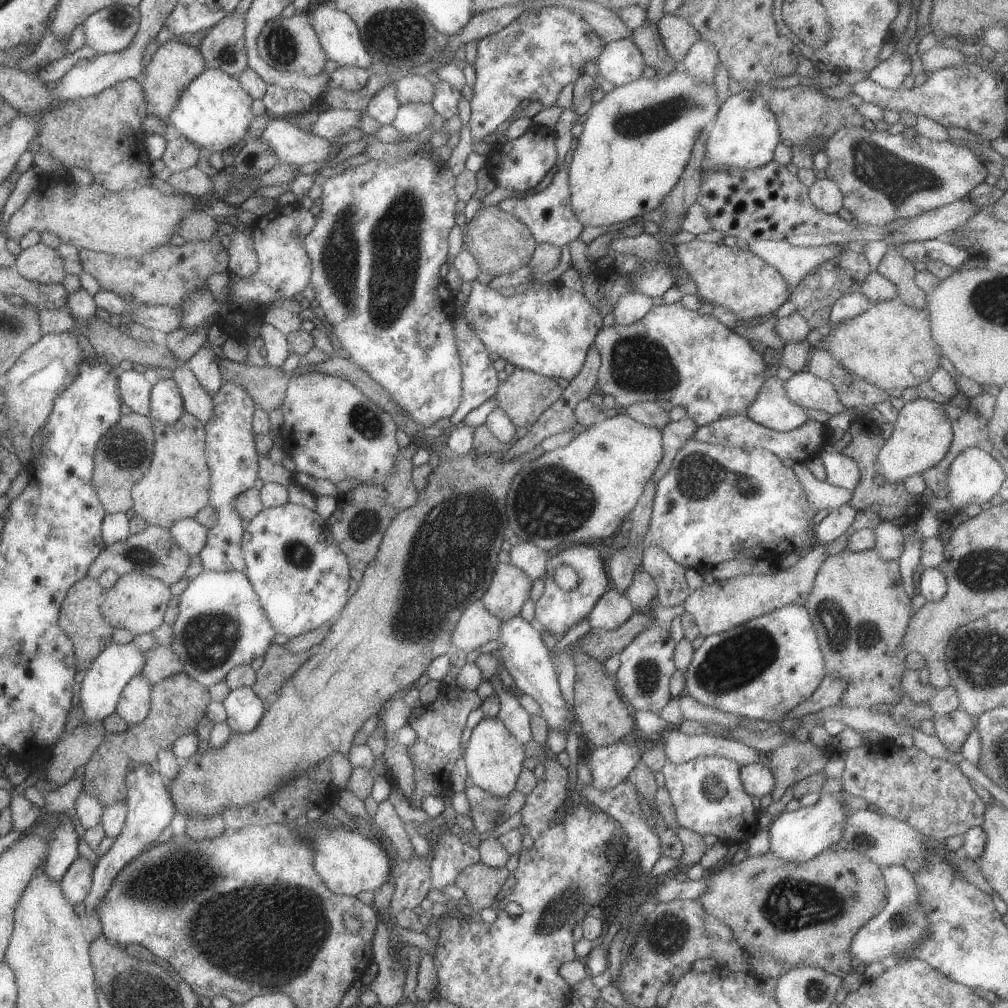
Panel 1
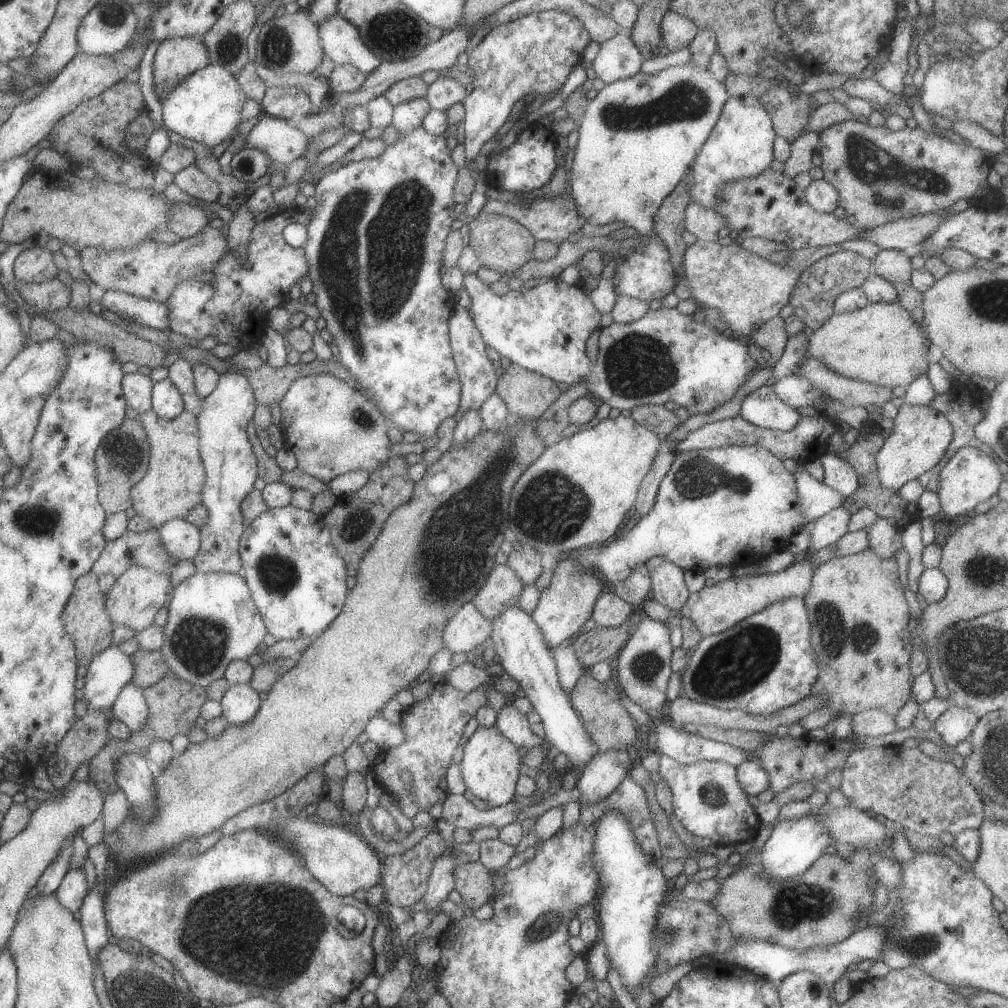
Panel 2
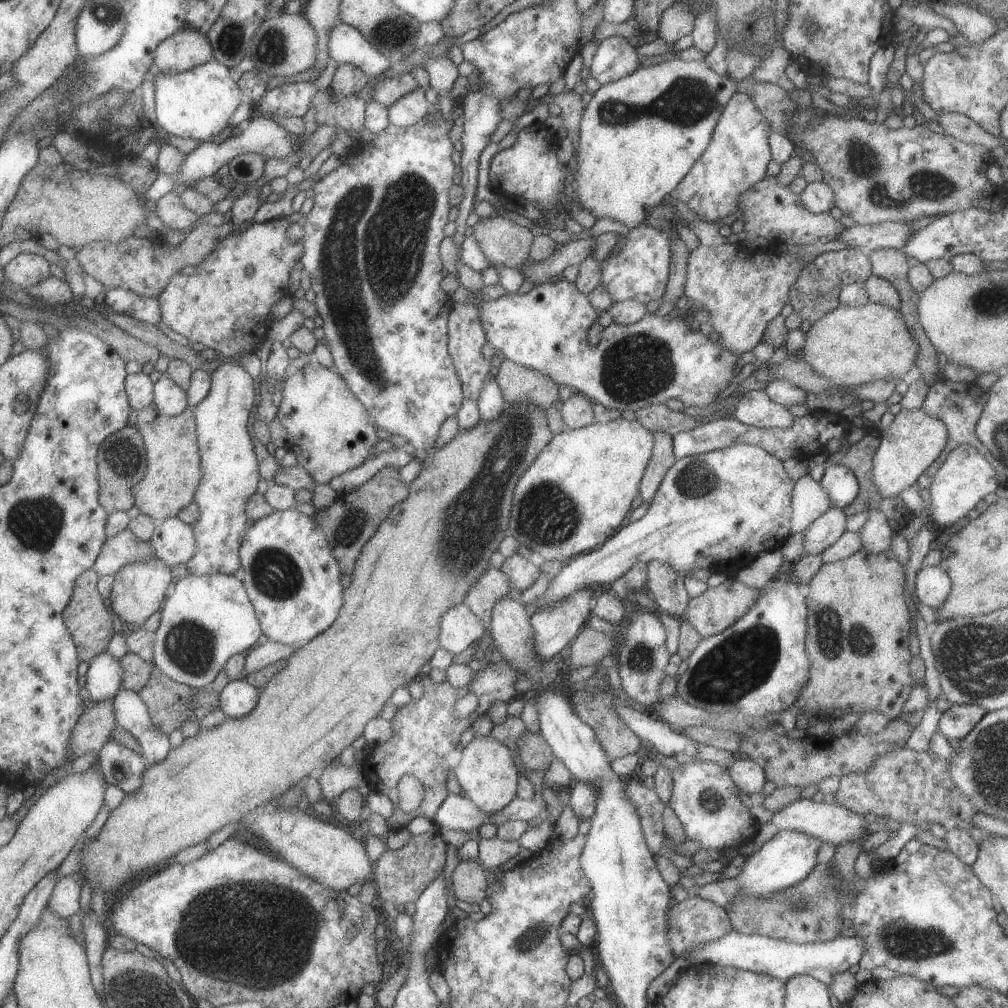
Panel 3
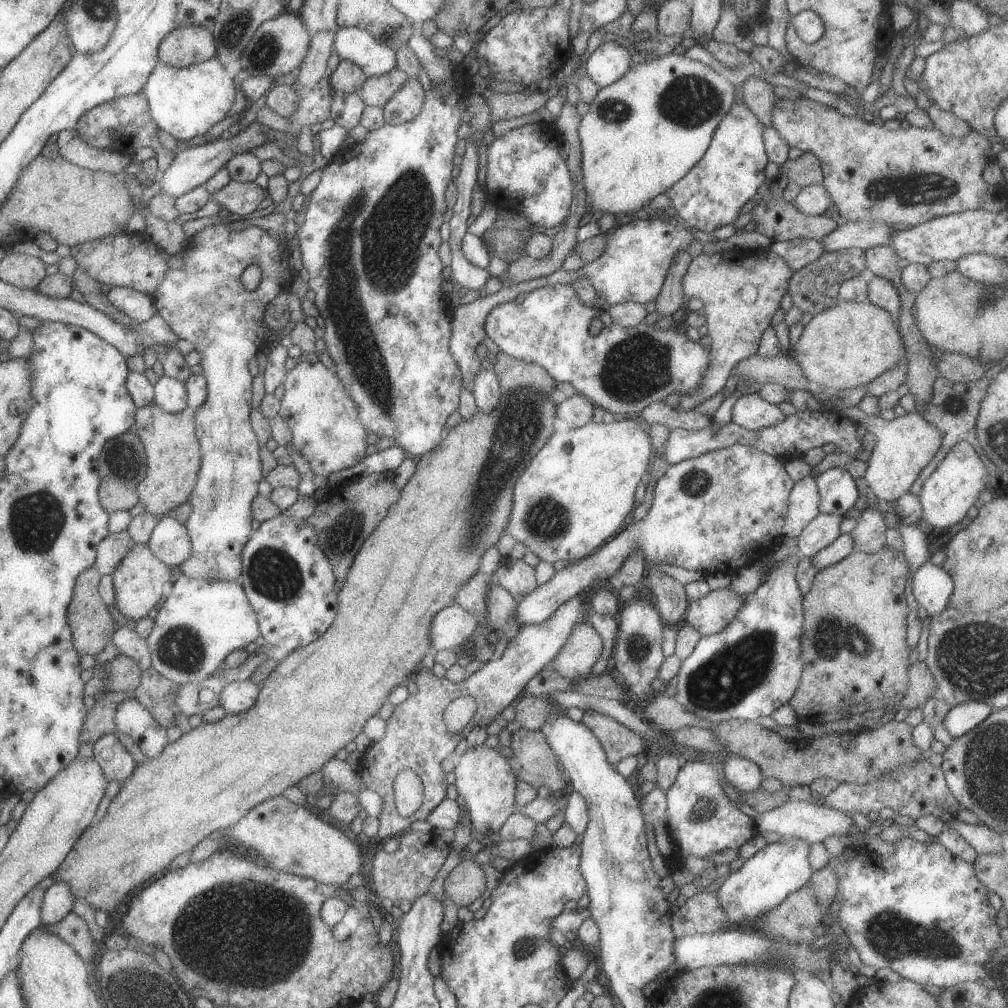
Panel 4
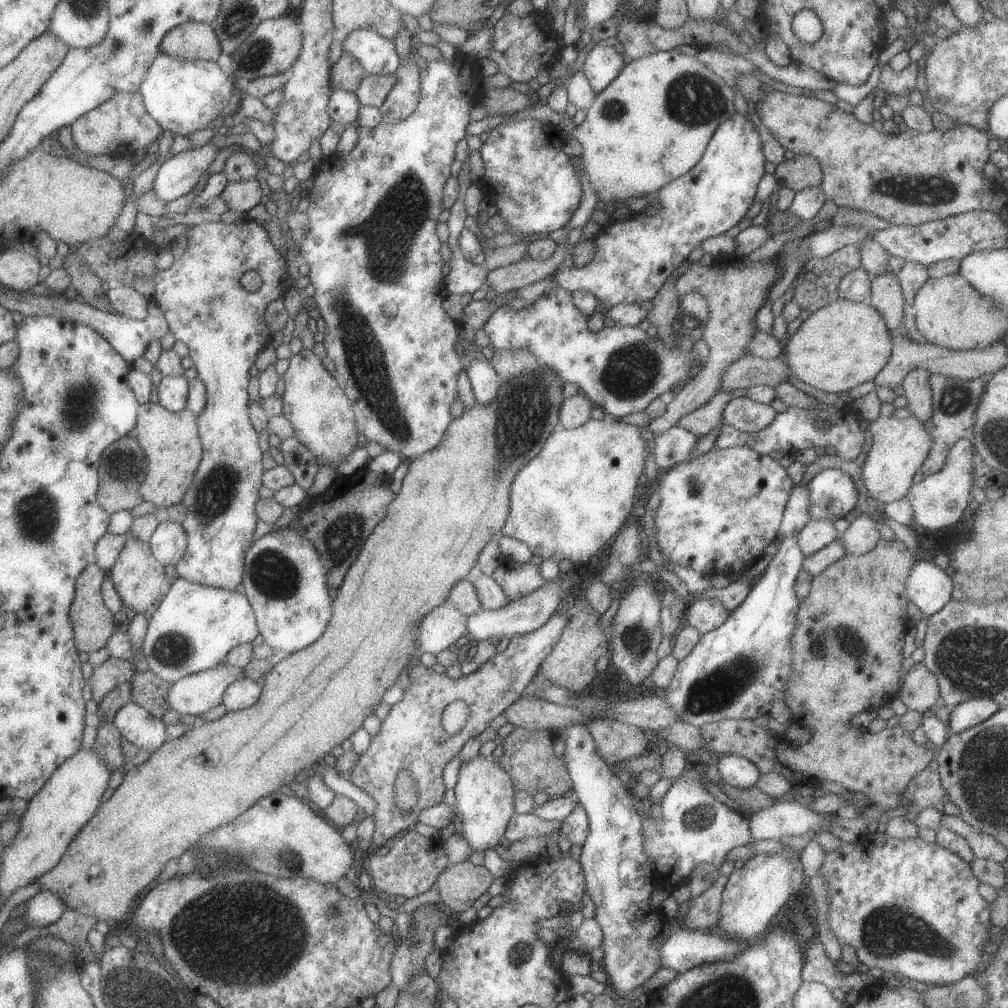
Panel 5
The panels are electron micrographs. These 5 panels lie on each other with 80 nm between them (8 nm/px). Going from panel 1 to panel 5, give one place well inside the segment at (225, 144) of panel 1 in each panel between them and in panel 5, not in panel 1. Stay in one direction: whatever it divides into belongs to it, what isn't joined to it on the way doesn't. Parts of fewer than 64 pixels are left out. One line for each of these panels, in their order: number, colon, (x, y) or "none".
2: (205, 106)
3: (196, 103)
4: (186, 102)
5: (182, 96)

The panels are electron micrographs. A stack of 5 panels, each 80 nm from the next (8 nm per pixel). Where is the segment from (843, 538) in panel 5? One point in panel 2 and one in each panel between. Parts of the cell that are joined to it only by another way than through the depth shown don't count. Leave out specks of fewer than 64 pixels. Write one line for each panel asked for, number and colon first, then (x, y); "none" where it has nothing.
2: (883, 538)
3: (876, 533)
4: (868, 536)

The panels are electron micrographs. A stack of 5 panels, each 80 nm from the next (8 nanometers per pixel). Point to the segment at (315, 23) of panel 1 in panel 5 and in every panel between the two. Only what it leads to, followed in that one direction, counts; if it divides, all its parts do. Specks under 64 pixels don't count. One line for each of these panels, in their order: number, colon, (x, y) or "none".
2: (341, 43)
3: (345, 44)
4: (374, 58)
5: (377, 56)

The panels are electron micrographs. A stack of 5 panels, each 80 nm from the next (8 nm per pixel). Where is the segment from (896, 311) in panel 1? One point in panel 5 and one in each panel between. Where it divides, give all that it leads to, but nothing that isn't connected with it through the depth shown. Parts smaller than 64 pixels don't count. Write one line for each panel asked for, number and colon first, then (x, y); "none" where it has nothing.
2: (880, 343)
3: (851, 345)
4: (849, 344)
5: (843, 344)

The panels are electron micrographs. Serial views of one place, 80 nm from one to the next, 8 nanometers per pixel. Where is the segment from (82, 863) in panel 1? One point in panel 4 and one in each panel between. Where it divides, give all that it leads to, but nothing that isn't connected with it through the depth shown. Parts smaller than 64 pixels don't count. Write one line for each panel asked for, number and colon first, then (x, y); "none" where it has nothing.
2: (73, 886)
3: (63, 900)
4: (57, 902)

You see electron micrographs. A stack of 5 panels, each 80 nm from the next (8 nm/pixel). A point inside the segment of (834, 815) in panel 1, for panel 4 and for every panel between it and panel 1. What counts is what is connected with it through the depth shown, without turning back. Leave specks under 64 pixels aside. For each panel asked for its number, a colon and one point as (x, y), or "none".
2: (793, 844)
3: (783, 860)
4: (766, 878)

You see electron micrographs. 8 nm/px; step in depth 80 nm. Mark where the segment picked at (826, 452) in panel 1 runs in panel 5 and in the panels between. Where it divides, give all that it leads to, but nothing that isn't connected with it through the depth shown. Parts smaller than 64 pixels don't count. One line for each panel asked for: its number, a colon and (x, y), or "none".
2: (838, 474)
3: (840, 483)
4: (837, 490)
5: (832, 495)

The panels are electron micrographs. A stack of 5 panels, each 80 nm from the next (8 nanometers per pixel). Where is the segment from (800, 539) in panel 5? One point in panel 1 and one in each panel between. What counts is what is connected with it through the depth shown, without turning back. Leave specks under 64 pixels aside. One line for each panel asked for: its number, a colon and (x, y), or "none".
1: (837, 522)
2: (831, 526)
3: (825, 529)
4: (824, 528)

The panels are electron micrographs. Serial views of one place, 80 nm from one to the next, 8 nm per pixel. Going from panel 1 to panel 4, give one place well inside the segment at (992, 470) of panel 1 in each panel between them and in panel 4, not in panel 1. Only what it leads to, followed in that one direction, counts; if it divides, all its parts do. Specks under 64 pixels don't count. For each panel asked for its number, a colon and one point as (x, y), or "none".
2: (970, 476)
3: (965, 477)
4: (949, 491)

